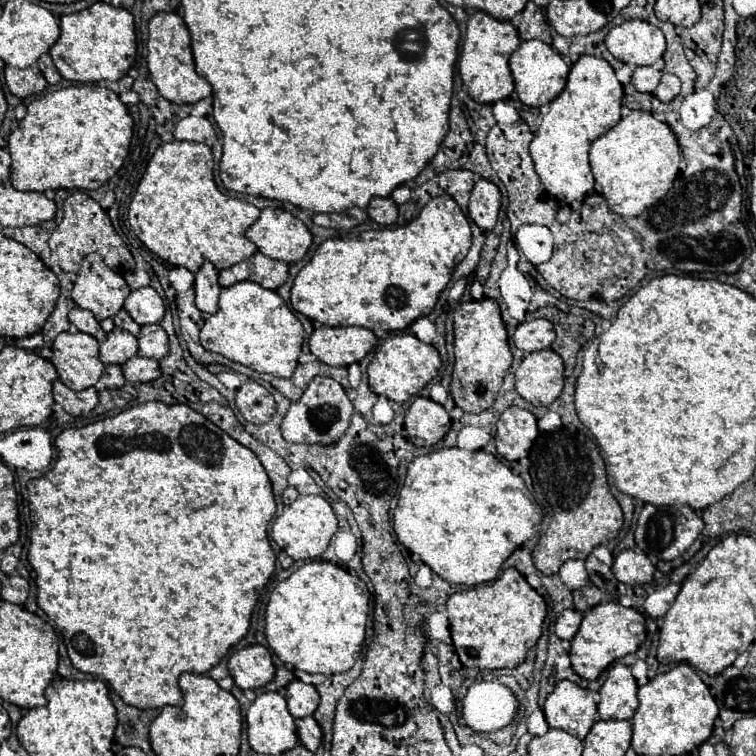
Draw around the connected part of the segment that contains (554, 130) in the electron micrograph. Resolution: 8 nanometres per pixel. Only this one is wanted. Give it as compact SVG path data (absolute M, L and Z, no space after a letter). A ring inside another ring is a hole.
M581 56L571 68L565 90L555 100L539 108L541 126L529 146L535 172L549 196L555 196L557 200L563 200L571 206L575 202L583 202L593 190L595 178L587 152L597 136L605 134L619 122L621 104L623 88L607 60L597 56Z

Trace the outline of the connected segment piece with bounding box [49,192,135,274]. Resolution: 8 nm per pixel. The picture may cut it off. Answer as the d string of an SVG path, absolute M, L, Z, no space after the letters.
M73 192L63 202L63 220L53 230L53 234L49 238L49 248L53 258L65 272L77 272L81 268L81 260L91 252L101 254L105 264L119 274L125 274L135 266L131 252L127 250L125 242L117 236L107 212L99 206L97 200L93 200L91 196L87 196L83 192Z

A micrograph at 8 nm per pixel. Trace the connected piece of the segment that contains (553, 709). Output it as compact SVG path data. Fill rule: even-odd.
M559 680L543 704L543 714L549 728L561 728L583 740L597 722L597 702L591 690L583 690L569 680Z

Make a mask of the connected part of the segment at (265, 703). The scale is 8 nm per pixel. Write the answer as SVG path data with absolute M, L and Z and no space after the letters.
M263 692L247 710L249 744L259 754L281 754L297 744L295 718L277 692Z

